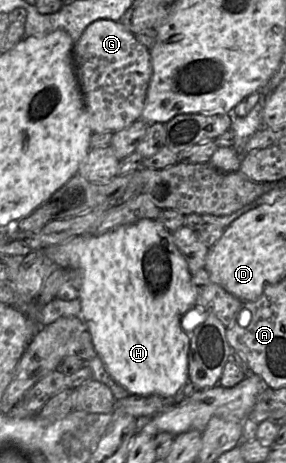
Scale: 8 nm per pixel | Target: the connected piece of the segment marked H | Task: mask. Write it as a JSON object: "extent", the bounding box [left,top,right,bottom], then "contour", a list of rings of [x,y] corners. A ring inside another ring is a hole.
{"extent":[43,219,196,398],"contour":[[[142,219],[136,223],[118,227],[100,235],[81,235],[60,244],[54,244],[43,249],[45,255],[62,270],[79,272],[81,286],[78,300],[80,301],[79,317],[90,333],[93,347],[97,356],[102,360],[110,376],[131,395],[158,395],[164,398],[176,397],[188,385],[188,350],[190,334],[182,327],[184,314],[196,307],[196,289],[192,283],[187,262],[172,239],[172,232],[168,231],[157,219]]]}

